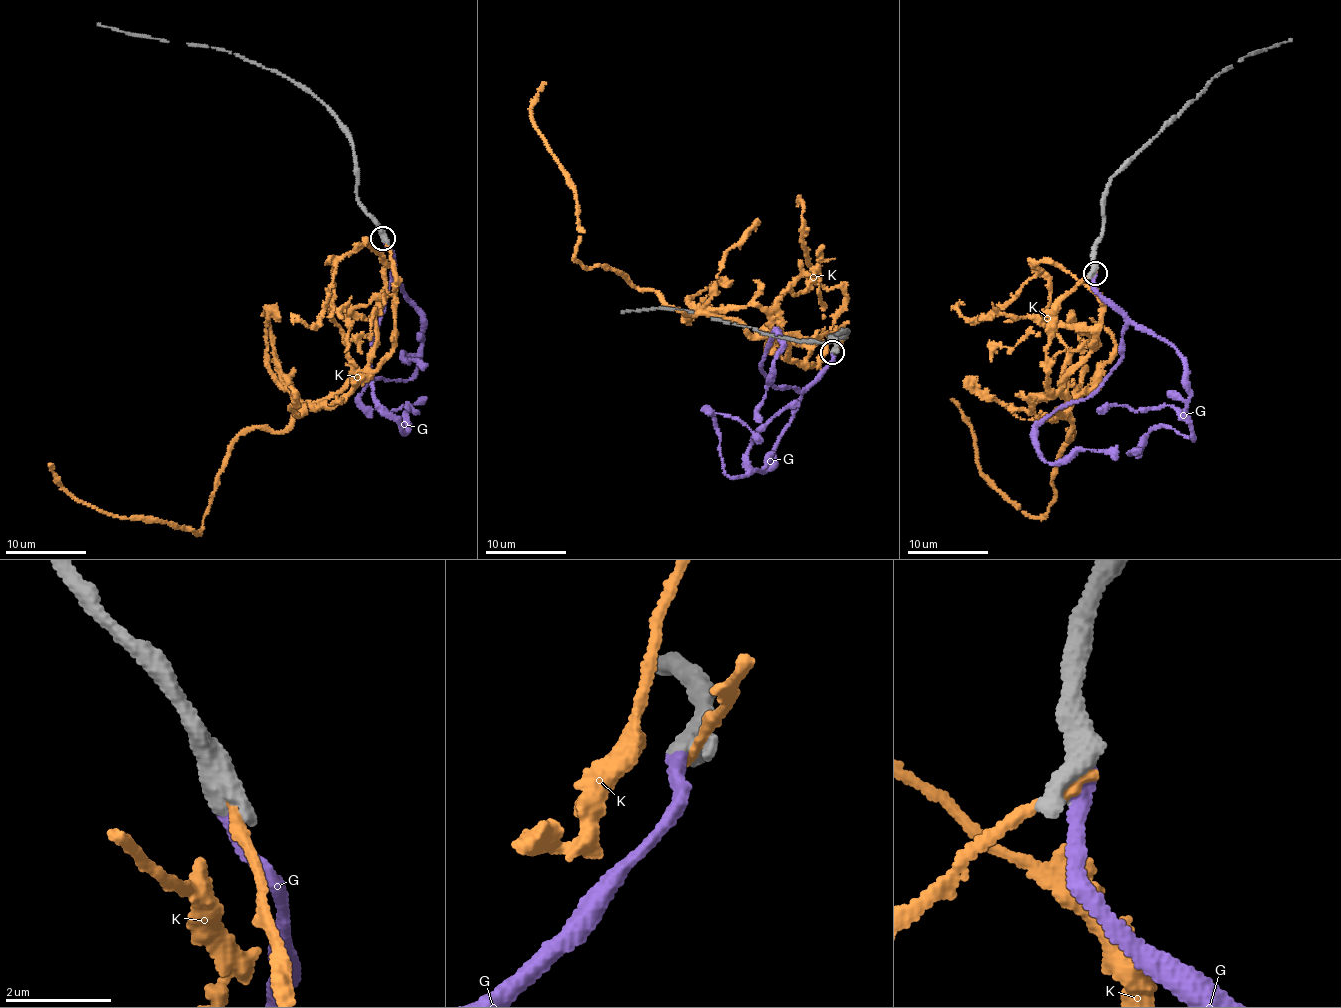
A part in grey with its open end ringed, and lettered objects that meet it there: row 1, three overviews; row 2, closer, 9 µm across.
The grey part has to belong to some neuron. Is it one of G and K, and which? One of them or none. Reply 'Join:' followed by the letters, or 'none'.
Join: G

